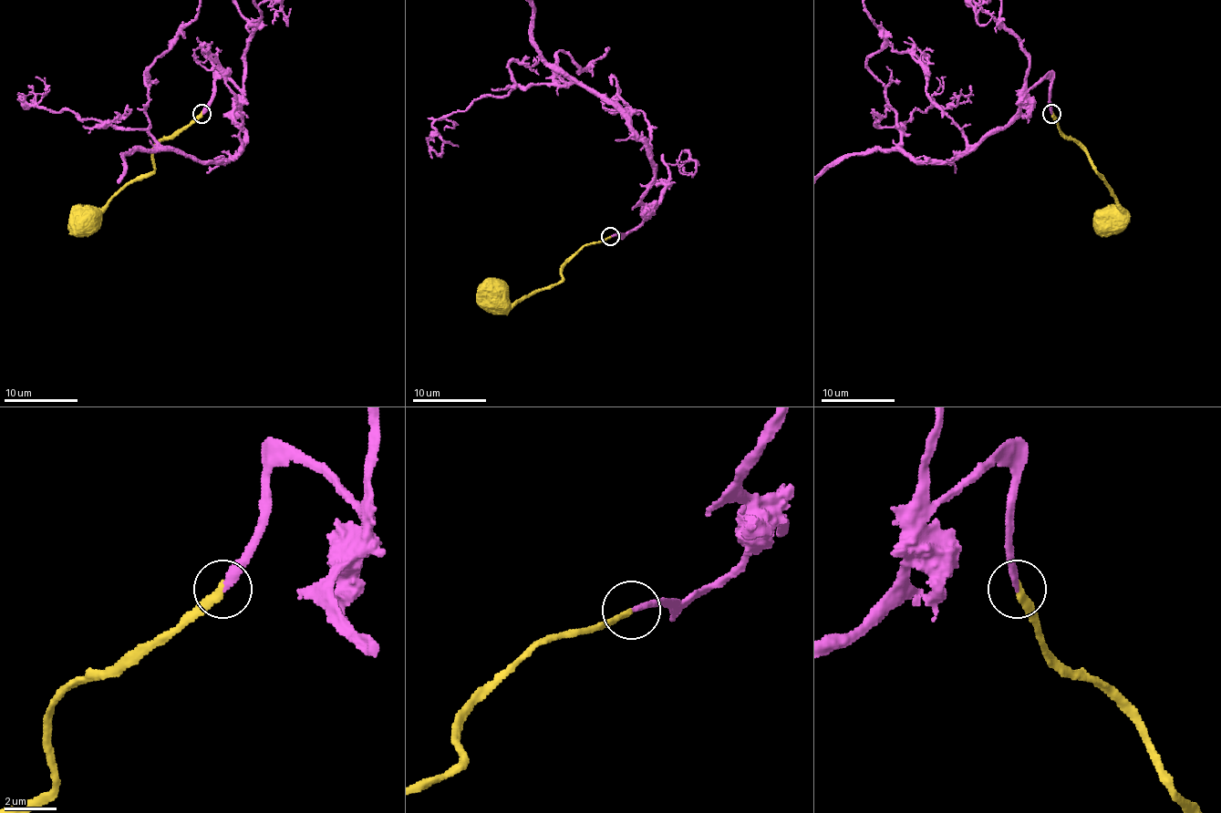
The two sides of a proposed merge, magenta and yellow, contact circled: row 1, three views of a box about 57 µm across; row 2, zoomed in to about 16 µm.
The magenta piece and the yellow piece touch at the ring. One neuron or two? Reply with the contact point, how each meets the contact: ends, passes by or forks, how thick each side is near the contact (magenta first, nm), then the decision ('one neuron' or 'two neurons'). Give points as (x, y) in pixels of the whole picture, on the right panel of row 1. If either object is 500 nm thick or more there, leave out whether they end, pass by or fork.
place (1051, 114); magenta ends; yellow ends; calibres 240 and 280 nm; one neuron

